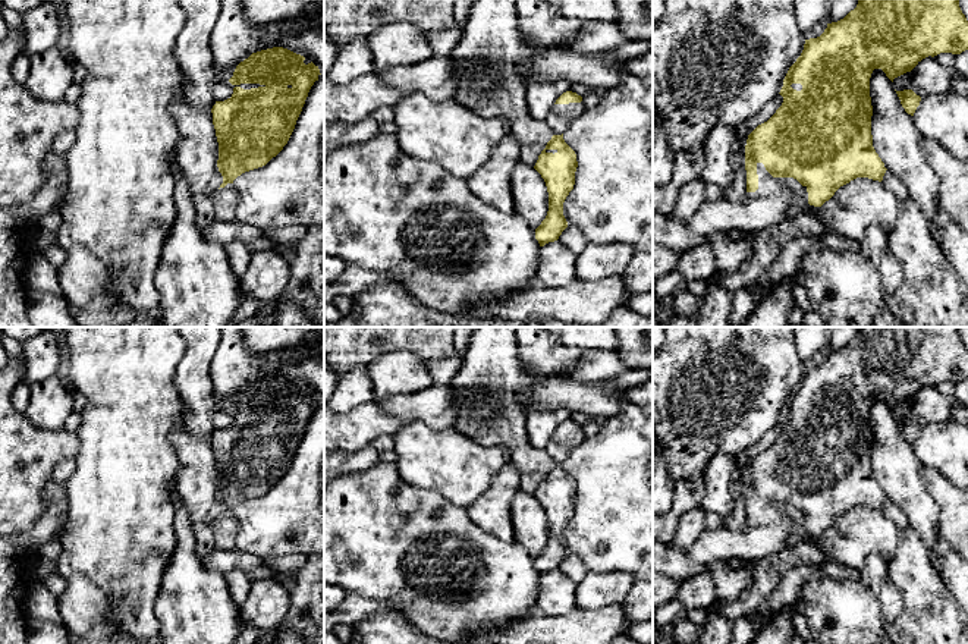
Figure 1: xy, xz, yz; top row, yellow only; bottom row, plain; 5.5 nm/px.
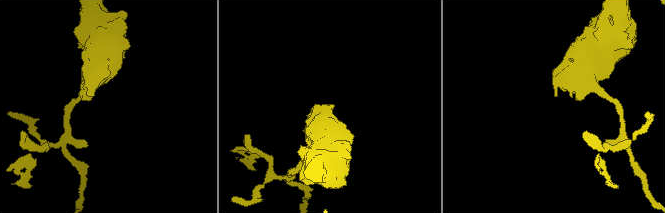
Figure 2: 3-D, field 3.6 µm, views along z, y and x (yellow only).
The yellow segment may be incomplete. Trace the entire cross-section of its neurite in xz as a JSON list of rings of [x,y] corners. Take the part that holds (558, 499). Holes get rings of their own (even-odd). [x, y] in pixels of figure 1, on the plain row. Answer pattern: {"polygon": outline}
{"polygon": [[[566,420],[556,428],[544,447],[553,465],[534,494],[544,508],[549,521],[547,544],[535,557],[535,568],[540,575],[557,569],[568,556],[563,544],[563,531],[573,518],[578,490],[575,480],[565,471],[563,462],[571,449],[584,439],[582,425]]]}

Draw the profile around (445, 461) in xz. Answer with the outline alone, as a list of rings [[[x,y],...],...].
[[[422,421],[400,427],[395,450],[406,484],[437,491],[461,508],[480,497],[509,462],[500,446],[484,447],[453,428],[431,430]]]

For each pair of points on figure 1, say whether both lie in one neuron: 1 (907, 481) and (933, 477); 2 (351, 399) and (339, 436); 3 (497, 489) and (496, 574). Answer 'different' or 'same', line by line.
1: different
2: different
3: different

